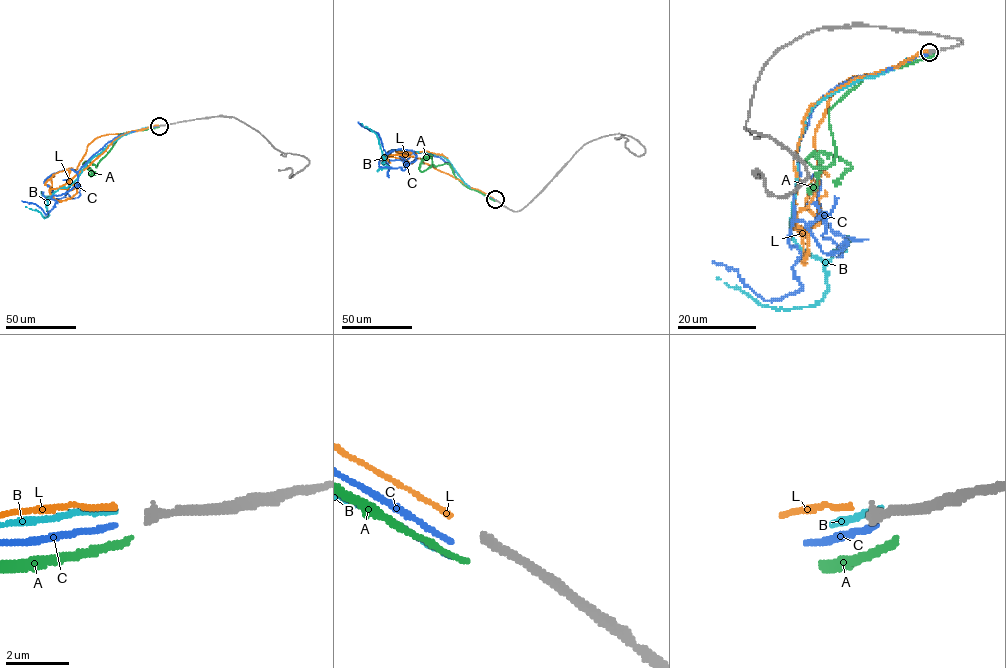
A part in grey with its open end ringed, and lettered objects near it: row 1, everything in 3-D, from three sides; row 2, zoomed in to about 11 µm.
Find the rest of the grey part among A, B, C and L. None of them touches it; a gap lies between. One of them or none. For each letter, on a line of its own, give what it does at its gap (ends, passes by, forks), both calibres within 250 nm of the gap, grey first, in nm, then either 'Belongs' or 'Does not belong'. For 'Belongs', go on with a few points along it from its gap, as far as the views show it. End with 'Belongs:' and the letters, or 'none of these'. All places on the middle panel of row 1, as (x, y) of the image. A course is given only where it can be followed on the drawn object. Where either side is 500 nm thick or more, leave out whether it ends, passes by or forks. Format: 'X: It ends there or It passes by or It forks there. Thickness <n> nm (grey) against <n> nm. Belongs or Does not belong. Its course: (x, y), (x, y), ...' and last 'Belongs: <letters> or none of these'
A: It ends there. Thickness 320 nm (grey) against 180 nm. Does not belong
B: It ends there. Thickness 320 nm (grey) against 160 nm. Does not belong
C: It ends there. Thickness 320 nm (grey) against 160 nm. Does not belong
L: It ends there. Thickness 320 nm (grey) against 170 nm. Belongs. Its course: (494, 199), (420, 158), (409, 163), (404, 155), (410, 151), (409, 154), (396, 151), (427, 151), (447, 158)
Belongs: L

